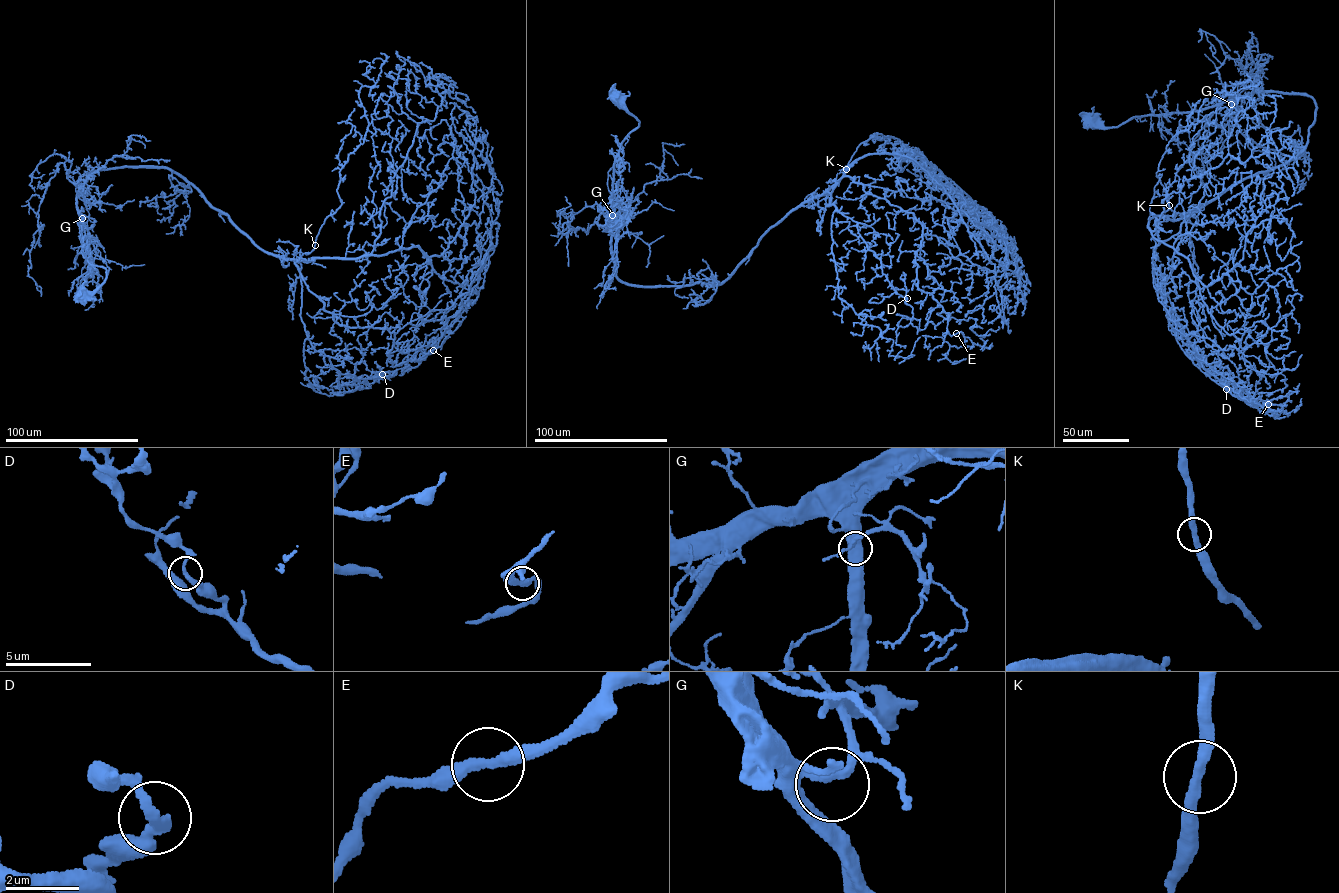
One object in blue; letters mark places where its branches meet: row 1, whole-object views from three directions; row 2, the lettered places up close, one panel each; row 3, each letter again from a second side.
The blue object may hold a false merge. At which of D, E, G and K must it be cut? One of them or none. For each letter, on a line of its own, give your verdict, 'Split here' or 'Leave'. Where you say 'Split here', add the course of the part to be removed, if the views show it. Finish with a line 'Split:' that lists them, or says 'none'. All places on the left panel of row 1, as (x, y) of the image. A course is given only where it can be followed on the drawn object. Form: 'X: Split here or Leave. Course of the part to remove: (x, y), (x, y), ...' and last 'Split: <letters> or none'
D: Leave
E: Leave
G: Leave
K: Leave
Split: none

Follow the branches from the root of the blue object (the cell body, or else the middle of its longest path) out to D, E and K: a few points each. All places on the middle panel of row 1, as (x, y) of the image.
D: (614, 97), (639, 122), (616, 157), (607, 218), (621, 281), (719, 283), (769, 228), (828, 192), (907, 298)
E: (614, 97), (639, 122), (607, 218), (621, 281), (719, 283), (846, 176), (919, 222), (917, 286), (956, 333)
K: (614, 97), (639, 121), (616, 157), (606, 224), (615, 274), (629, 284), (721, 282), (764, 232), (846, 168)

